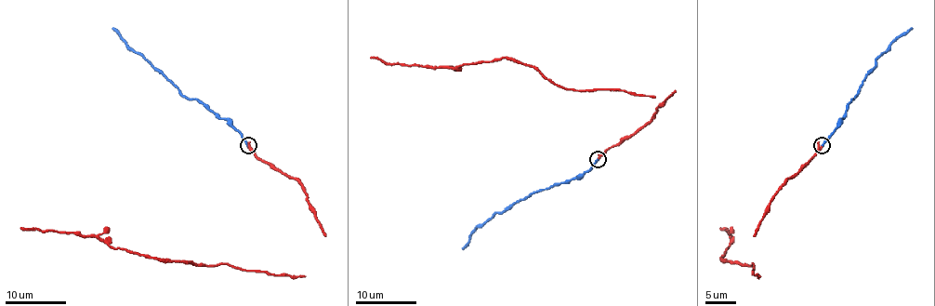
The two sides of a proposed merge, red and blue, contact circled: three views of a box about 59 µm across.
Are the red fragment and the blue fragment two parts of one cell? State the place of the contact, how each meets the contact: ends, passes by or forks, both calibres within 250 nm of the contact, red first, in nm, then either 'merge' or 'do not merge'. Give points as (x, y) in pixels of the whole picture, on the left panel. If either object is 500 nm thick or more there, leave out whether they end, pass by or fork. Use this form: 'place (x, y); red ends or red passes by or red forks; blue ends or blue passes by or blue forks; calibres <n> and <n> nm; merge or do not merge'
place (248, 145); red passes by; blue ends; calibres 150 and 240 nm; merge

